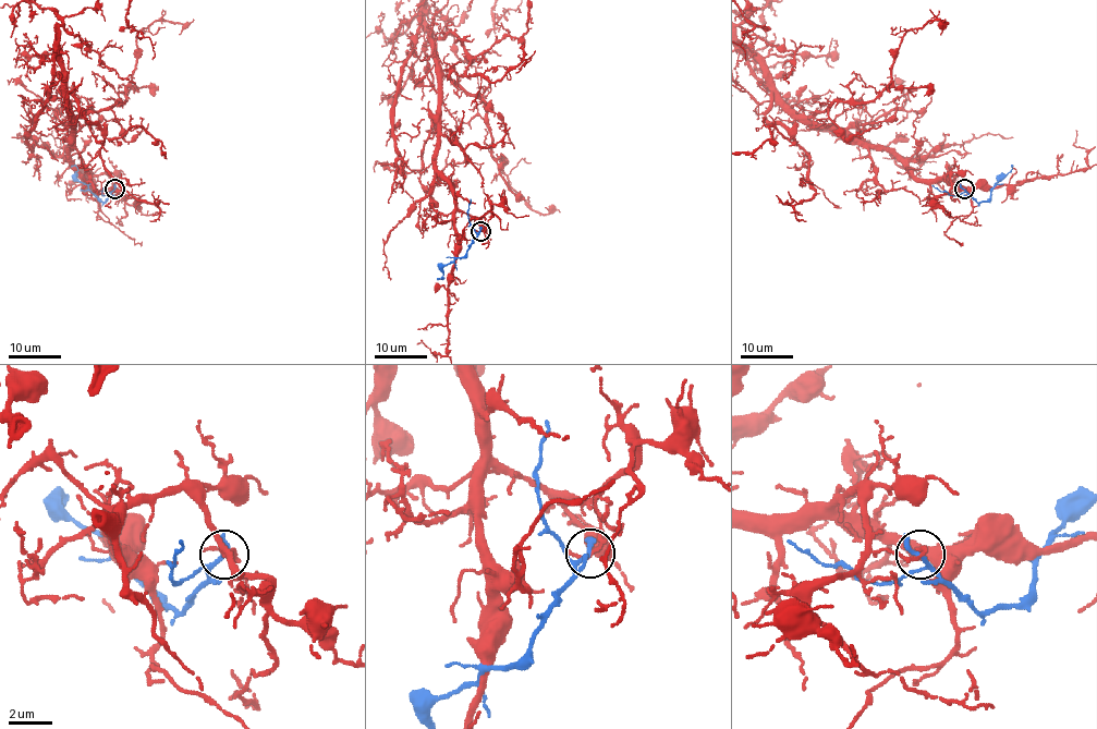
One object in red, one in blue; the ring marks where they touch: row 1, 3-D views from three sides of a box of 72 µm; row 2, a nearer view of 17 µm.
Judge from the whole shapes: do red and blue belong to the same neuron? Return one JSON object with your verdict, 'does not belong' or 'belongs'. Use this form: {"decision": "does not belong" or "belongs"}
{"decision": "does not belong"}

